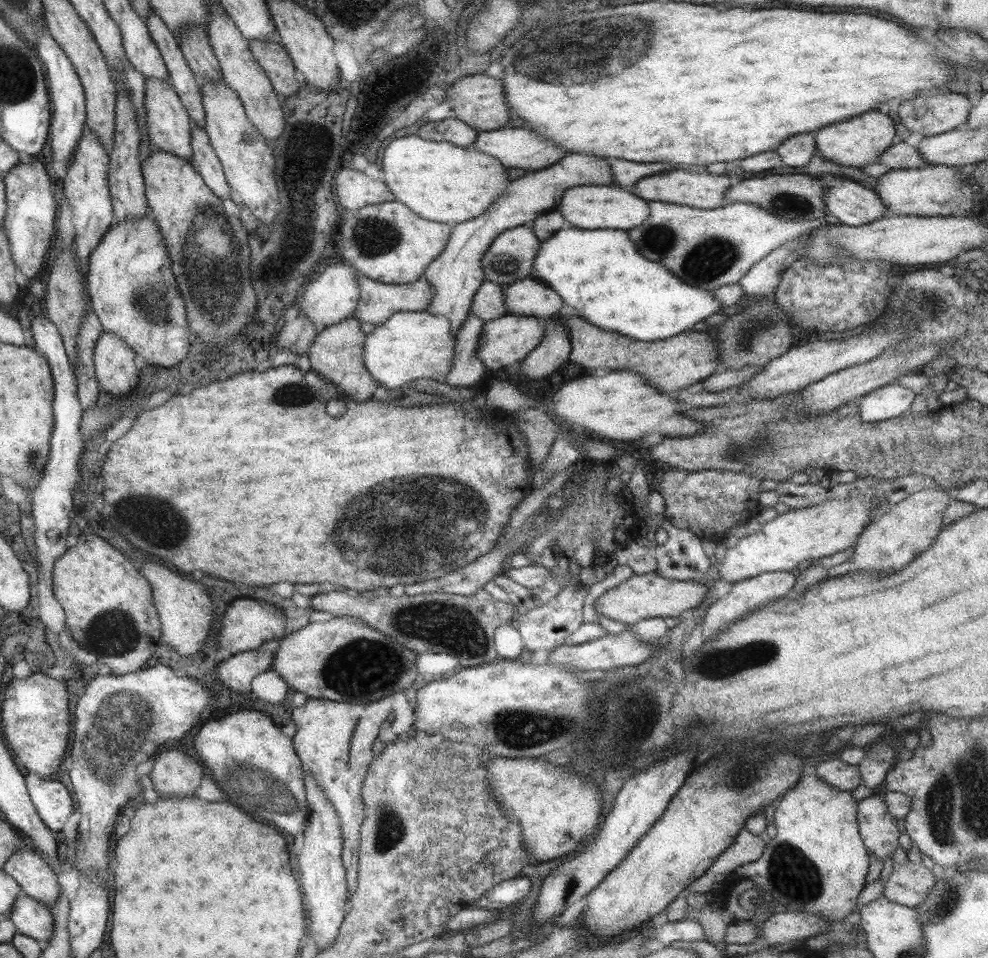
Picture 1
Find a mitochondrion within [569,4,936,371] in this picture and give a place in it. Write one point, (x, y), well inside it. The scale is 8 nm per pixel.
(709, 259)

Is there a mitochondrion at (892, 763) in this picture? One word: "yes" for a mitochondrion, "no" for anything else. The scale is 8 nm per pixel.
no

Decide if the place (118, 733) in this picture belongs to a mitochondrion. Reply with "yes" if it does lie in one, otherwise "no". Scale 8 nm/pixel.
yes

